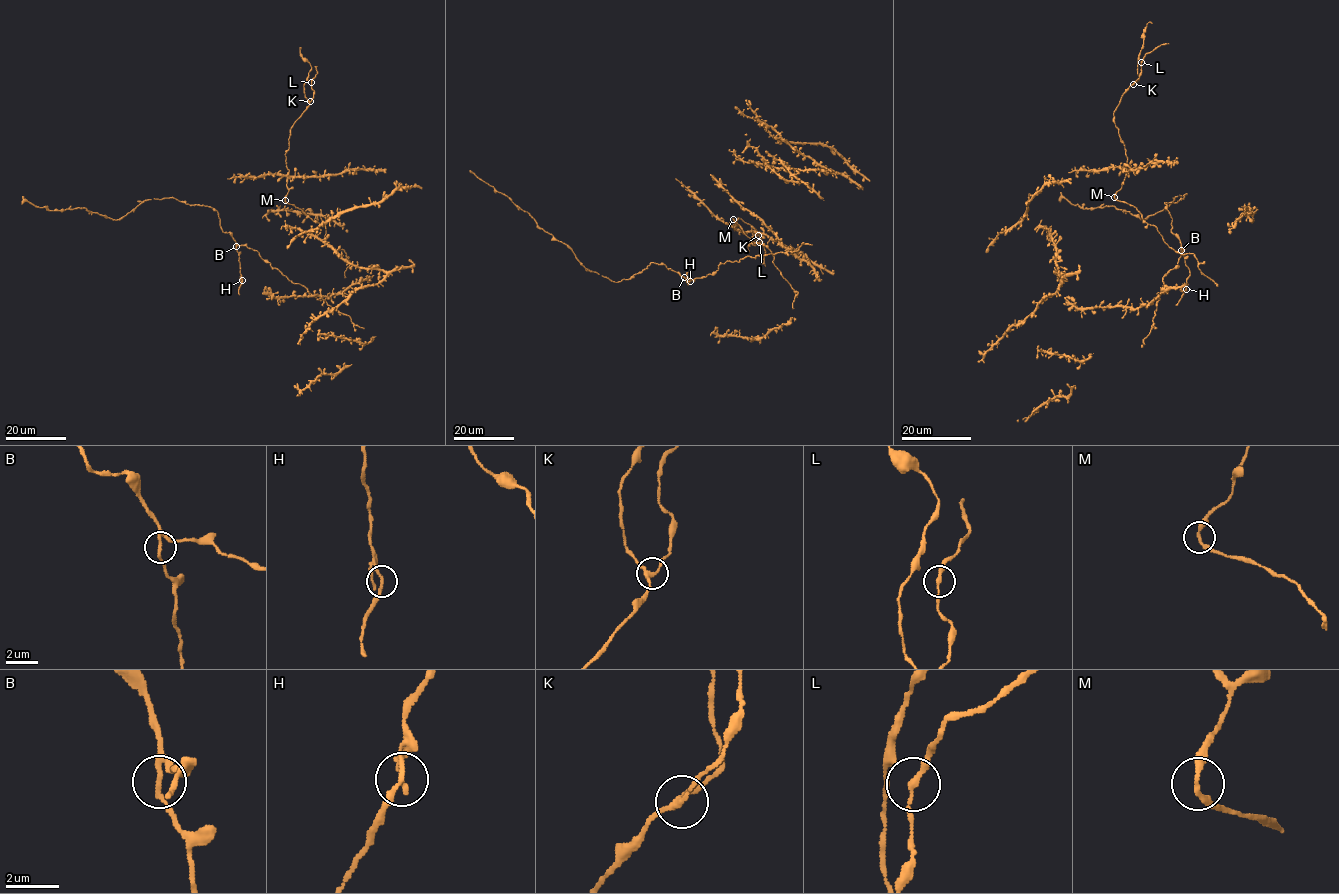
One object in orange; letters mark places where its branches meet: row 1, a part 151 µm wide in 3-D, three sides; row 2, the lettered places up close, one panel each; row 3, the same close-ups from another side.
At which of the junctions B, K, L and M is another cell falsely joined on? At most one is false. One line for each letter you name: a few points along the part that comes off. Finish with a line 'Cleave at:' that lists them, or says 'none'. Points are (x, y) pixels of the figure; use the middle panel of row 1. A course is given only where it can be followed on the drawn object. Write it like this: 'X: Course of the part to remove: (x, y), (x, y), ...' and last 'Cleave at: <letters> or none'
B: Course of the part to remove: (684, 276), (688, 285), (687, 272)
Cleave at: B

